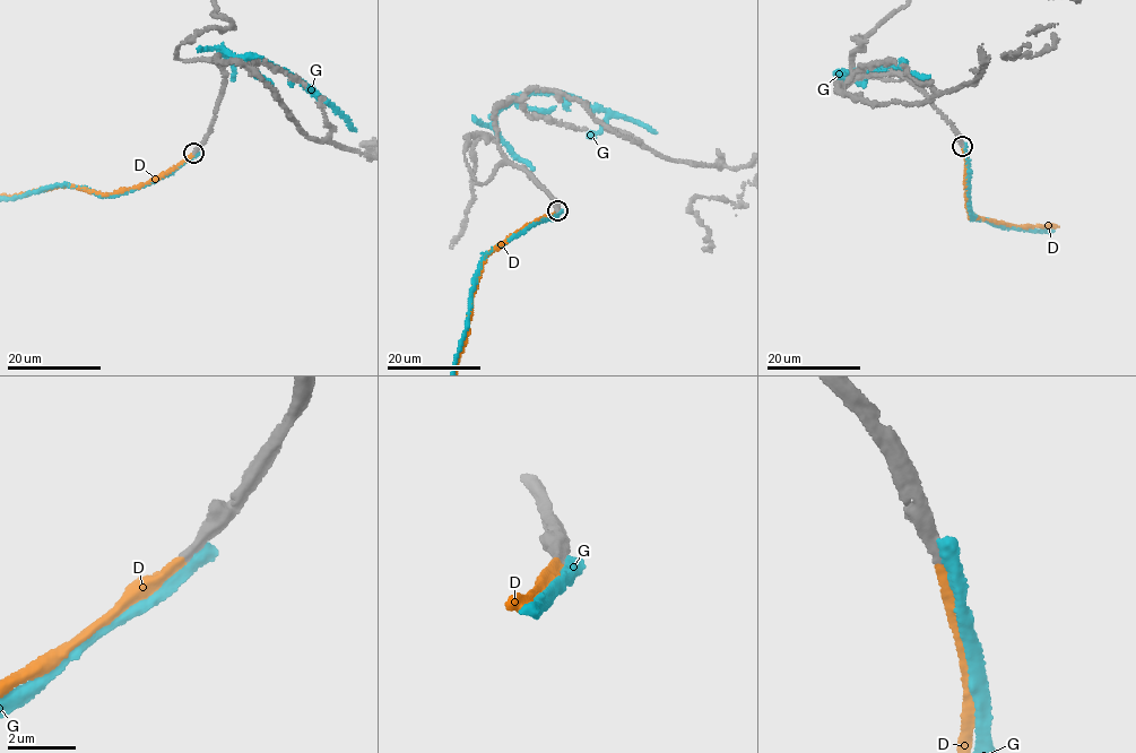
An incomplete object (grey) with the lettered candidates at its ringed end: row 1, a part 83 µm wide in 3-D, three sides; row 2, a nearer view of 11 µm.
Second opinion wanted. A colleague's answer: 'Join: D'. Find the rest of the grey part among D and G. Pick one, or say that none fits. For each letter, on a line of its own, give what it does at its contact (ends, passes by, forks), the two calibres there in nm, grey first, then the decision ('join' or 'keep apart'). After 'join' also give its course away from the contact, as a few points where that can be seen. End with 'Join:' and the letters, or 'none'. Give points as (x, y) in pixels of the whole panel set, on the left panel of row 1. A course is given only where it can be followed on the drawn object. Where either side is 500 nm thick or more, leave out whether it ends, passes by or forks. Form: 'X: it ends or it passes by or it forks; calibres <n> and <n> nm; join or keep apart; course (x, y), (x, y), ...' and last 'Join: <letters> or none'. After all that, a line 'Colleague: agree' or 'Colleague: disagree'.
D: it ends; calibres 320 and 280 nm; join
G: it ends; calibres 420 and 480 nm; keep apart
Join: D
Colleague: agree

